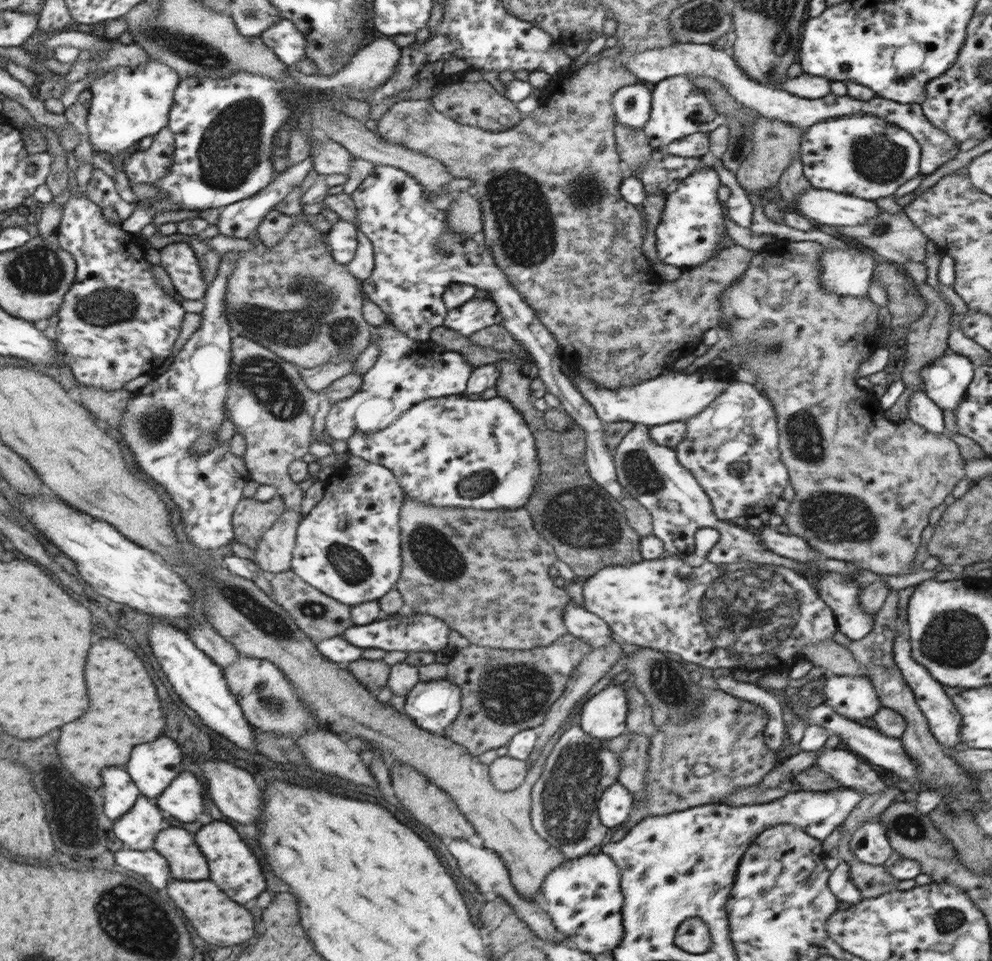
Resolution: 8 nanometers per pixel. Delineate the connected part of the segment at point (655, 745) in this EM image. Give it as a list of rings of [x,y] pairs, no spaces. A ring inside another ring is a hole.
[[[703,689],[702,693],[704,693],[704,696],[702,696],[702,704],[698,706],[698,710],[692,712],[695,714],[694,719],[681,723],[680,725],[667,723],[662,727],[656,728],[656,732],[649,737],[648,772],[646,774],[646,782],[644,782],[646,783],[646,807],[648,807],[648,811],[650,811],[648,816],[658,816],[683,811],[684,809],[702,804],[724,803],[726,796],[736,791],[736,789],[742,789],[742,787],[748,787],[750,785],[758,785],[779,763],[778,754],[780,751],[773,751],[764,744],[763,733],[768,723],[768,716],[766,716],[766,712],[764,712],[760,706],[756,706],[756,704],[752,704],[752,702],[748,702],[748,700],[740,700],[740,698],[736,698],[736,696],[732,696],[732,694],[728,694],[720,689]]]

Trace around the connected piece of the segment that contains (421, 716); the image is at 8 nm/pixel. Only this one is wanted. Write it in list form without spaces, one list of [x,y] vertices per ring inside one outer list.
[[[446,678],[420,681],[405,696],[404,710],[420,729],[443,735],[458,720],[462,696],[459,685]]]

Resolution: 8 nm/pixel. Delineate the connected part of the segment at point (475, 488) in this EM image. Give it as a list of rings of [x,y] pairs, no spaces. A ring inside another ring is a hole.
[[[465,394],[424,400],[382,430],[360,432],[348,445],[353,456],[391,469],[407,496],[438,508],[514,511],[528,502],[540,476],[538,460],[534,466],[534,438],[524,416],[511,401],[506,402],[498,395],[478,400],[467,399]]]

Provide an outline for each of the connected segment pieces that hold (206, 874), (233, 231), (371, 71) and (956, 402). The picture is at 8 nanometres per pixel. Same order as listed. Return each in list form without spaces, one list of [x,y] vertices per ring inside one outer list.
[[[169,827],[156,840],[156,849],[168,857],[175,879],[202,881],[212,878],[211,864],[196,836],[186,828]]]
[[[310,156],[308,159],[292,166],[291,168],[284,171],[282,174],[277,176],[275,182],[270,186],[260,191],[260,194],[240,201],[239,203],[233,204],[230,207],[225,207],[221,210],[221,216],[216,224],[220,232],[227,237],[238,238],[238,239],[252,239],[256,234],[258,228],[262,226],[262,222],[266,220],[266,216],[280,204],[284,202],[294,189],[300,187],[302,182],[310,176],[310,172],[316,169],[316,159]]]
[[[382,35],[382,37],[378,37],[378,39],[360,49],[360,52],[358,52],[356,57],[352,59],[352,64],[346,65],[346,68],[342,69],[342,71],[335,75],[323,74],[322,76],[308,76],[296,65],[289,65],[287,72],[296,78],[296,82],[298,82],[298,84],[308,86],[309,88],[328,88],[334,92],[341,87],[352,85],[352,87],[356,87],[356,89],[374,89],[374,87],[382,85],[386,79],[390,79],[390,77],[392,77],[392,73],[394,73],[394,69],[396,69],[396,65],[398,65],[400,53],[401,48],[396,45],[396,42],[390,40],[389,37]]]
[[[951,349],[920,372],[925,382],[924,392],[948,412],[956,412],[975,373],[975,366],[962,354]]]

